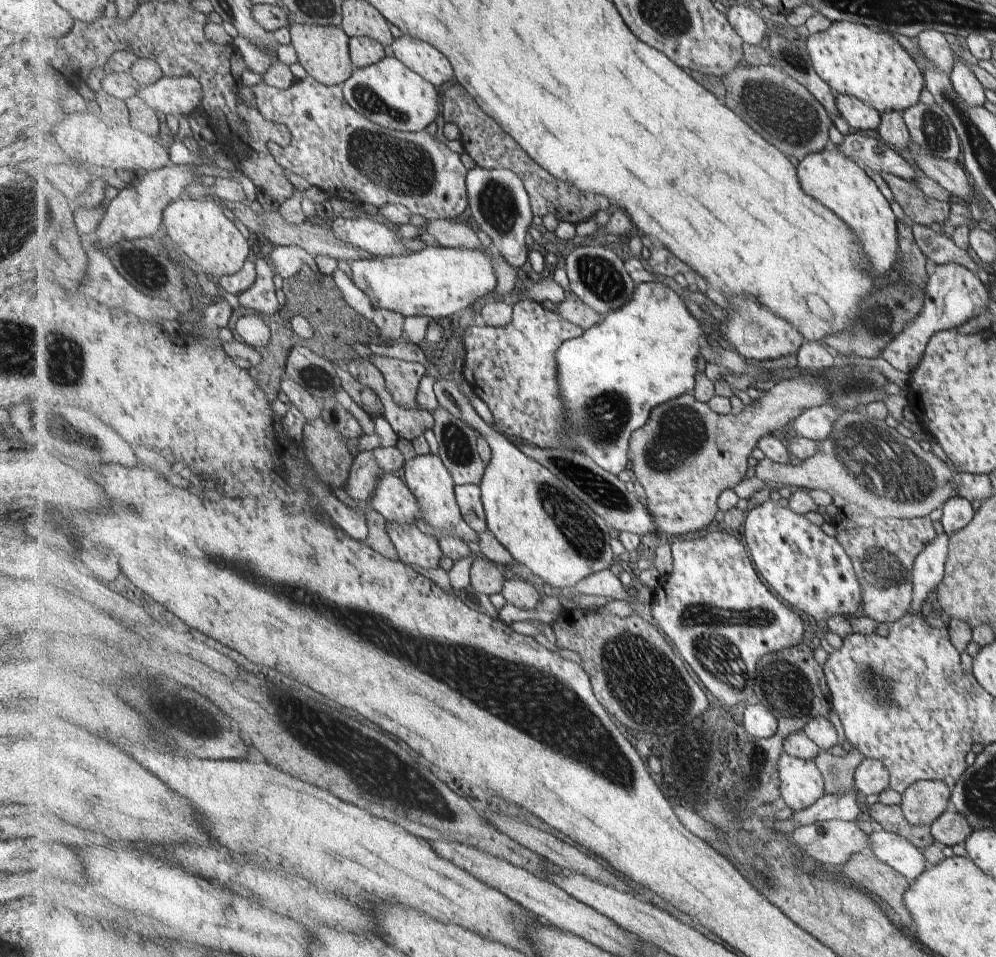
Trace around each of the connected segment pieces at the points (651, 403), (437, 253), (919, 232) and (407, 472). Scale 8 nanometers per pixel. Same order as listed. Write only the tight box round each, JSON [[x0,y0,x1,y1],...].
[[558,282,705,476],[349,245,509,321],[911,223,978,275],[404,455,478,546]]

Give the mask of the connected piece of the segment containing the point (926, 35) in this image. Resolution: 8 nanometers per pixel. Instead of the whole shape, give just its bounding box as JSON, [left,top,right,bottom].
[916,30,953,74]

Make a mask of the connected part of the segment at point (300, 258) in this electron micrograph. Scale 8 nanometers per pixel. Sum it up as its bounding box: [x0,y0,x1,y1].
[270,245,320,278]

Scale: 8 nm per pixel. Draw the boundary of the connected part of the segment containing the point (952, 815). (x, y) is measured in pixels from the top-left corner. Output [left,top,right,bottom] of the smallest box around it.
[929,806,971,846]

